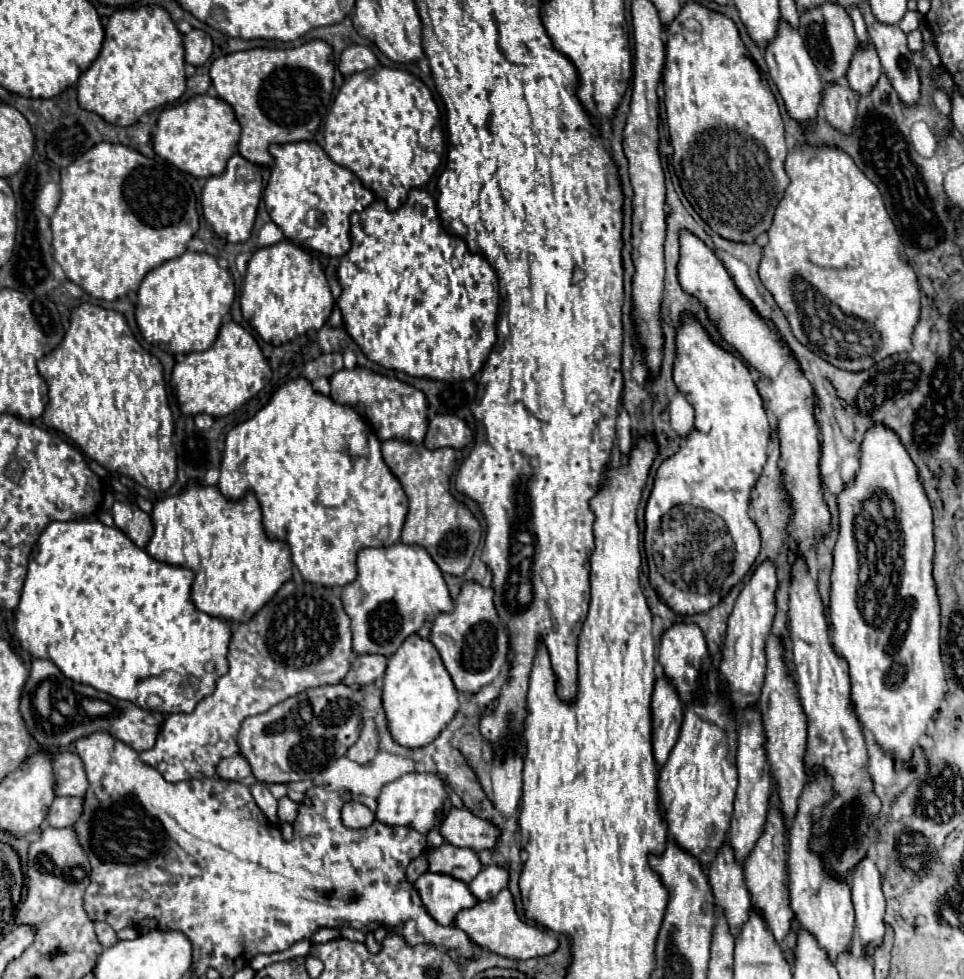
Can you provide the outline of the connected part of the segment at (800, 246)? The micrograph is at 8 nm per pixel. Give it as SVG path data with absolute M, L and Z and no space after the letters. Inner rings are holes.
M799 142L793 150L789 150L785 170L787 170L787 176L791 178L791 184L785 188L783 198L775 208L771 228L767 230L769 244L763 246L763 258L759 264L759 278L761 278L763 286L773 294L773 298L779 304L779 308L783 310L783 314L787 316L795 338L801 344L805 344L813 354L825 358L833 366L839 366L843 370L853 370L853 372L867 370L873 362L879 362L881 358L885 358L889 354L909 352L913 348L911 346L911 332L913 332L917 318L919 318L921 290L917 284L915 270L907 262L907 254L901 246L901 238L893 226L893 220L889 218L889 214L885 210L885 204L883 204L883 198L881 198L881 192L877 190L877 186L873 182L869 182L869 178L855 166L853 158L849 158L849 154L845 150L841 150L837 146L827 146L827 144L811 146L807 142Z

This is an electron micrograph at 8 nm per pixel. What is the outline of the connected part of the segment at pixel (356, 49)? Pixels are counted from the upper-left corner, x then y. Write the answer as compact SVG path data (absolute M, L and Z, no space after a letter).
M353 44L343 50L339 60L339 70L343 72L343 76L349 76L351 72L367 70L369 66L375 66L375 64L377 64L377 58L369 46Z

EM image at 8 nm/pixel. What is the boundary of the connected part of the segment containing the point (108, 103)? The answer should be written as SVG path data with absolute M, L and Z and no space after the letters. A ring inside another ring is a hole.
M159 4L149 6L127 6L121 10L115 10L109 18L109 24L105 28L105 42L97 56L97 60L85 70L79 78L77 88L77 100L79 106L85 110L91 110L105 118L107 122L129 126L135 124L145 112L155 110L163 104L175 102L185 92L185 48L183 38L171 20L169 12Z

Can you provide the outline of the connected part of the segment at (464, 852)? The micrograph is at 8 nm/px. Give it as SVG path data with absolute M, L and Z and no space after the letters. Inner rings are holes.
M443 844L441 848L429 852L429 870L453 874L463 882L471 882L483 870L483 864L471 848Z

